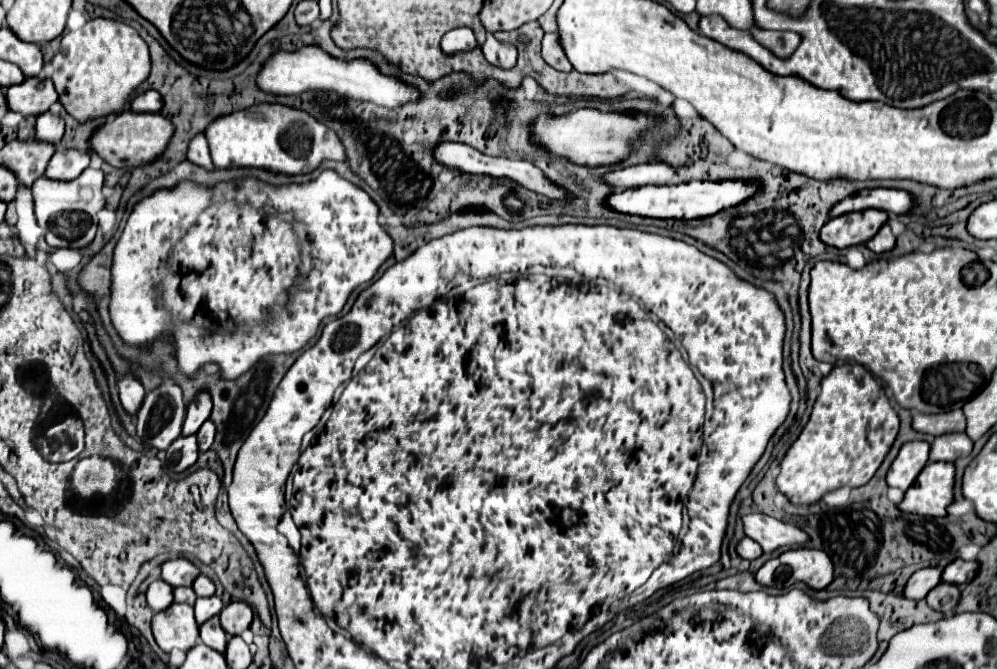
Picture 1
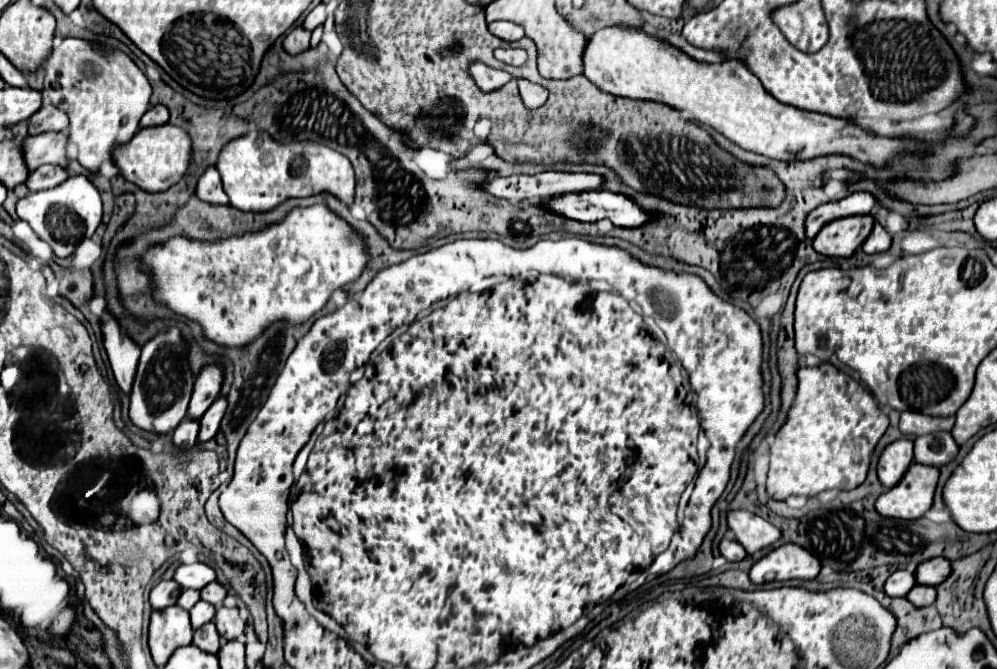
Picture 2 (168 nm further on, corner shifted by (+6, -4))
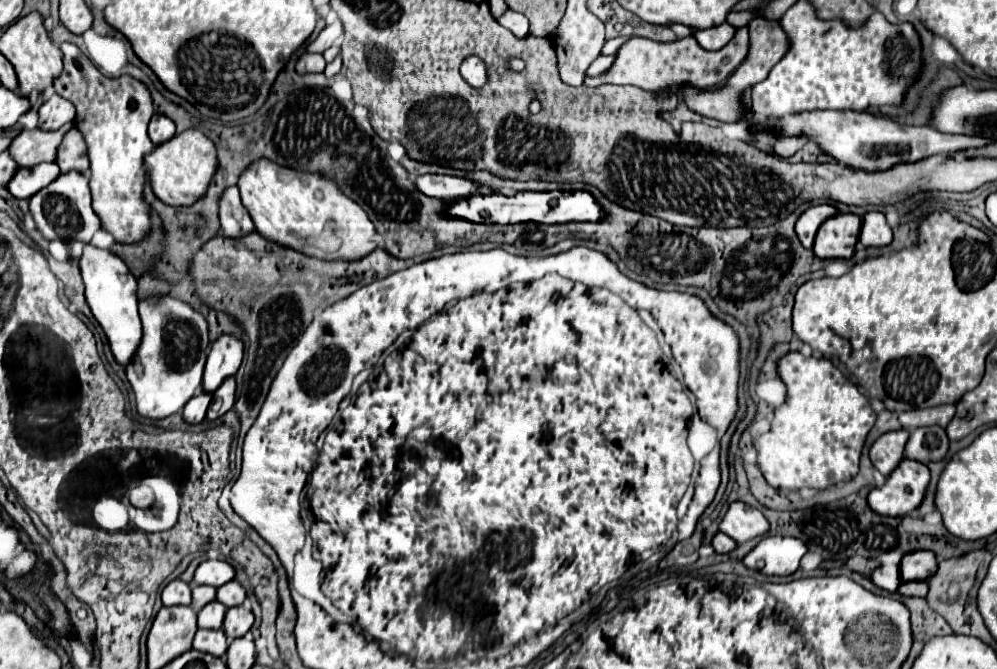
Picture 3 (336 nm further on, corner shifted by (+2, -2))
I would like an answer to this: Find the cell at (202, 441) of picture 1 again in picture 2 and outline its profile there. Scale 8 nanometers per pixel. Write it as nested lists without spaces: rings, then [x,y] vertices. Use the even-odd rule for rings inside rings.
[[[221,396],[201,416],[201,430],[199,430],[199,440],[201,442],[207,442],[207,440],[211,440],[217,434],[219,422],[221,422],[221,418],[225,414],[225,408],[227,408],[227,400]]]

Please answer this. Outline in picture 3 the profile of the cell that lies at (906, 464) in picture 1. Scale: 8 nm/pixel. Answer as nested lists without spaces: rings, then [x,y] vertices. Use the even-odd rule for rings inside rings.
[[[897,430],[897,432],[887,432],[883,434],[873,446],[871,446],[871,462],[873,466],[883,474],[889,476],[897,462],[903,458],[905,454],[905,444],[909,440],[909,432],[907,430]]]

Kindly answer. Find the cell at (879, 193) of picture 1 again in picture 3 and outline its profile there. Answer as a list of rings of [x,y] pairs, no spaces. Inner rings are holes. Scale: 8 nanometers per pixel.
[[[819,204],[819,206],[807,208],[807,210],[801,214],[801,218],[797,220],[797,226],[795,226],[795,232],[797,232],[799,240],[801,240],[801,244],[803,244],[805,248],[811,248],[811,246],[813,246],[815,232],[819,230],[819,226],[821,226],[827,218],[831,218],[833,214],[837,214],[837,212],[839,212],[839,210],[837,210],[835,206],[831,206],[831,204]]]

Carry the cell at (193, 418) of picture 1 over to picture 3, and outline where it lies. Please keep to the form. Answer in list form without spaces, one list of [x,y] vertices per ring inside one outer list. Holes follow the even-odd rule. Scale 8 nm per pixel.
[[[221,336],[211,346],[203,374],[203,392],[213,394],[225,378],[235,376],[243,360],[243,344],[233,336]]]

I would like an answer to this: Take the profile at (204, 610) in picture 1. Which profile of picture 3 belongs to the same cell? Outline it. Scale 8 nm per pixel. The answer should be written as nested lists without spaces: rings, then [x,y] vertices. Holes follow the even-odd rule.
[[[209,602],[207,606],[203,606],[199,610],[197,616],[197,626],[199,628],[221,628],[223,626],[223,618],[225,618],[225,606],[221,602]]]

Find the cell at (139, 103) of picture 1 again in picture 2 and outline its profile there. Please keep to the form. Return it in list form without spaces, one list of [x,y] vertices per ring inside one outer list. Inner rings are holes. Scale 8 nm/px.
[[[155,106],[141,118],[141,128],[153,128],[153,126],[163,126],[169,122],[169,110],[165,106]]]

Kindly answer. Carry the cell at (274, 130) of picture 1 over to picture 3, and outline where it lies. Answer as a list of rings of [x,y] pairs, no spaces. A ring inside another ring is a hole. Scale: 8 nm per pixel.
[[[259,158],[241,172],[237,188],[255,228],[267,240],[327,260],[355,260],[377,248],[373,242],[373,222],[357,202],[345,196],[331,176],[277,166],[269,158]]]

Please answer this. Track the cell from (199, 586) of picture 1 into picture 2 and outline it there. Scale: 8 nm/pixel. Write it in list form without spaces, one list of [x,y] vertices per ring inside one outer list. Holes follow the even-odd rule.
[[[219,582],[207,584],[207,586],[201,590],[201,600],[209,602],[209,604],[213,604],[213,606],[221,606],[225,598],[227,598],[227,590],[225,590]]]

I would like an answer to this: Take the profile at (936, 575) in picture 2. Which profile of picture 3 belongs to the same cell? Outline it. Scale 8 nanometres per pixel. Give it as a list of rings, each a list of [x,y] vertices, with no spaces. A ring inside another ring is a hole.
[[[913,552],[903,556],[901,560],[901,578],[905,582],[909,580],[929,580],[929,574],[937,570],[937,558],[933,552]]]

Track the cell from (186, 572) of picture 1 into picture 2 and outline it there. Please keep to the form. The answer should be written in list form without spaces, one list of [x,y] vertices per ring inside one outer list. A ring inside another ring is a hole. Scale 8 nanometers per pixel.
[[[203,562],[197,564],[181,564],[175,572],[175,582],[181,588],[193,588],[193,590],[201,590],[205,588],[209,582],[213,582],[215,570]]]

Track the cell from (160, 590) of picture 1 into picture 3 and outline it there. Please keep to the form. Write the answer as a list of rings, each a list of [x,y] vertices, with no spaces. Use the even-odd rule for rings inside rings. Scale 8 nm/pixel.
[[[171,580],[161,592],[161,600],[163,606],[177,606],[177,604],[187,606],[191,604],[191,588],[183,580]]]

